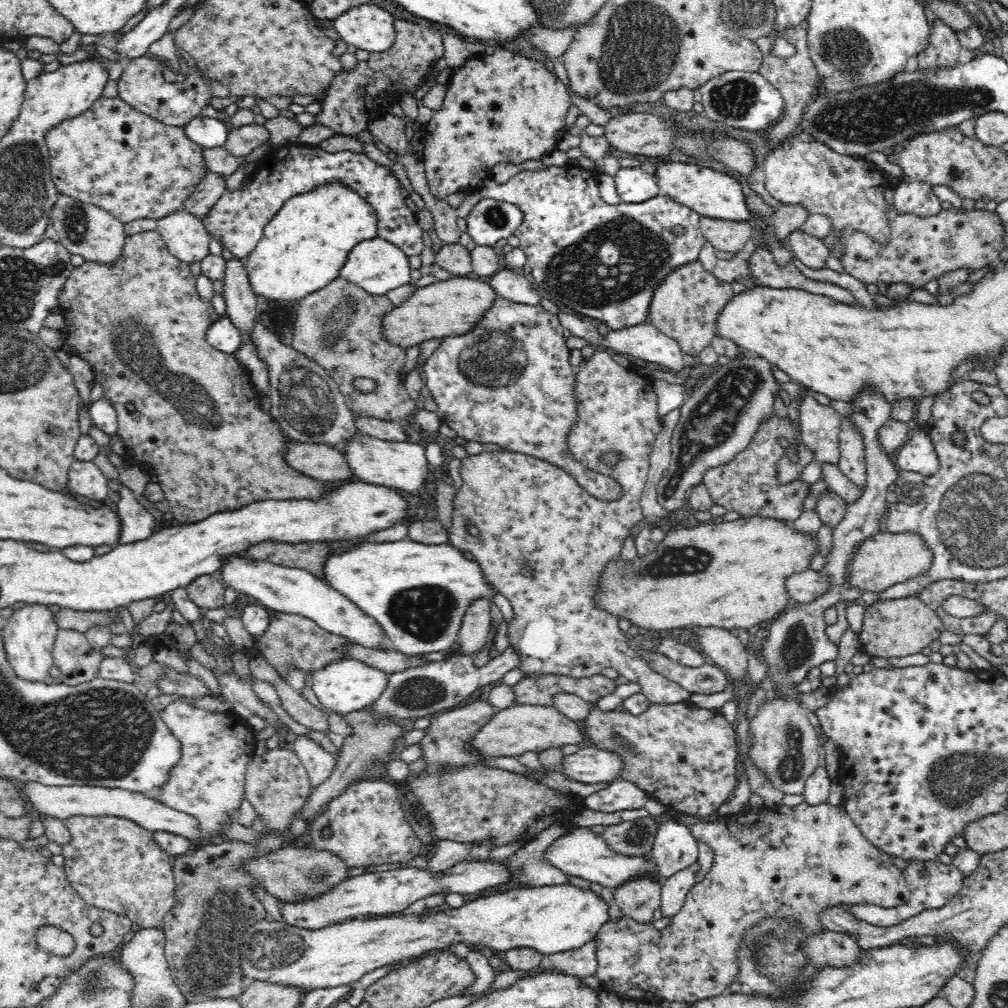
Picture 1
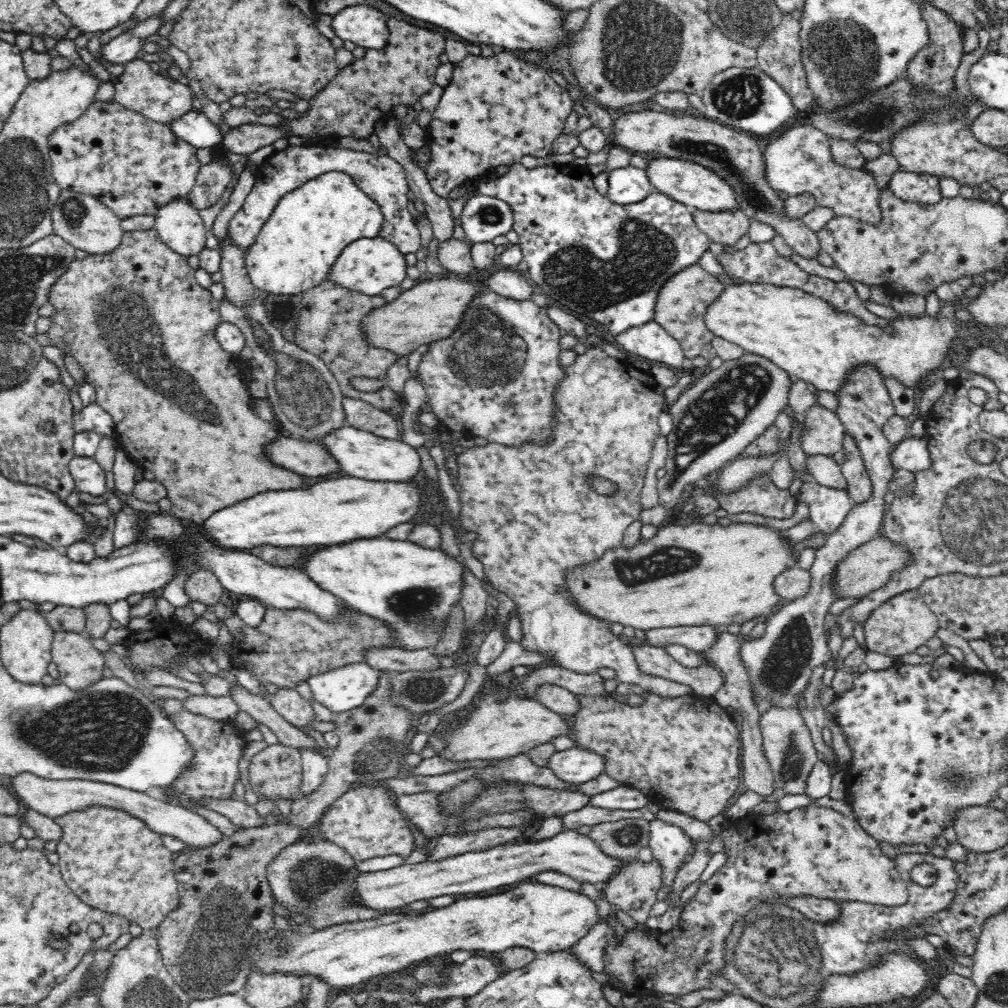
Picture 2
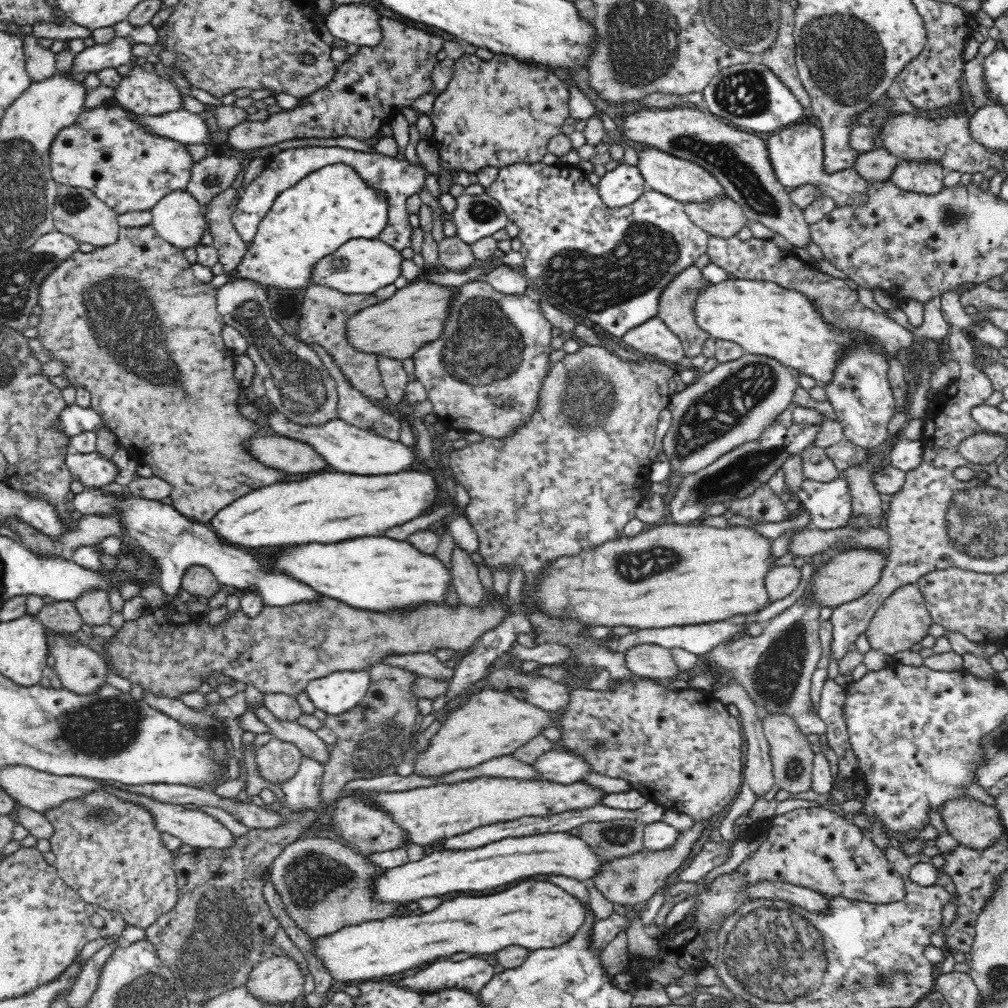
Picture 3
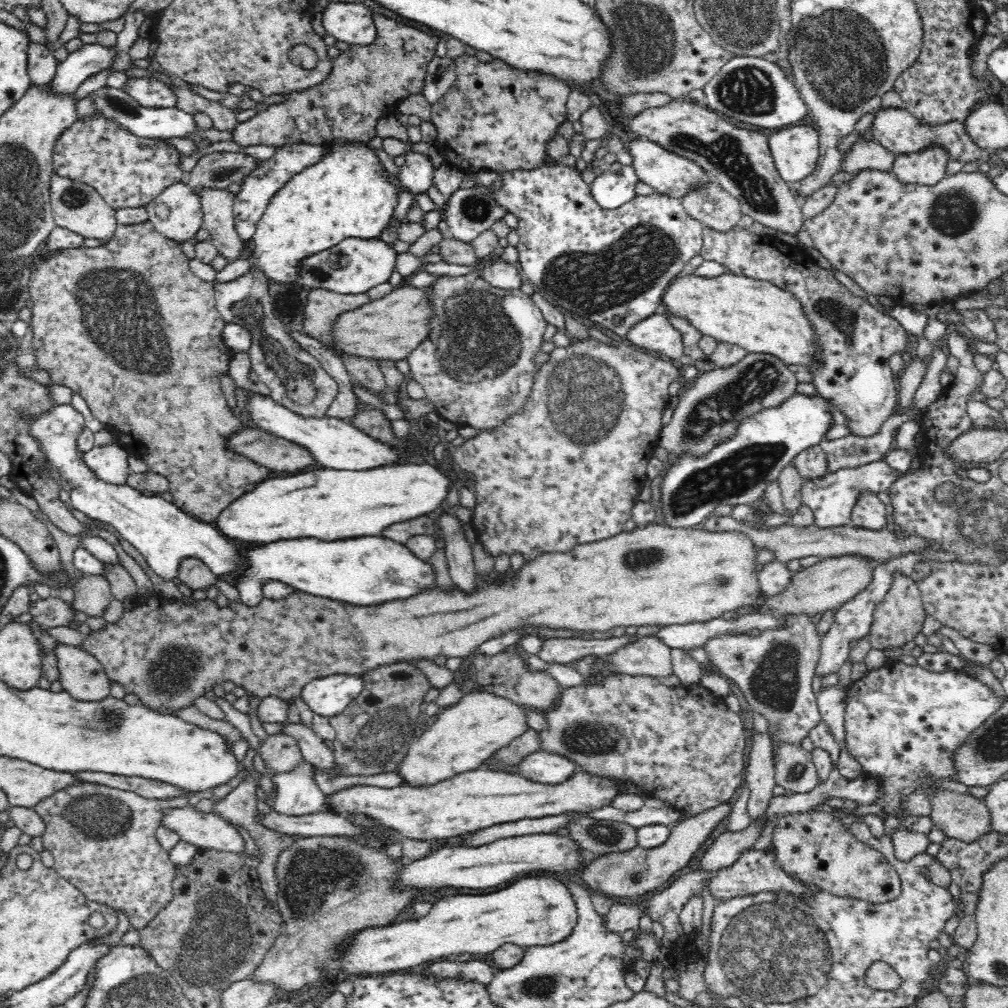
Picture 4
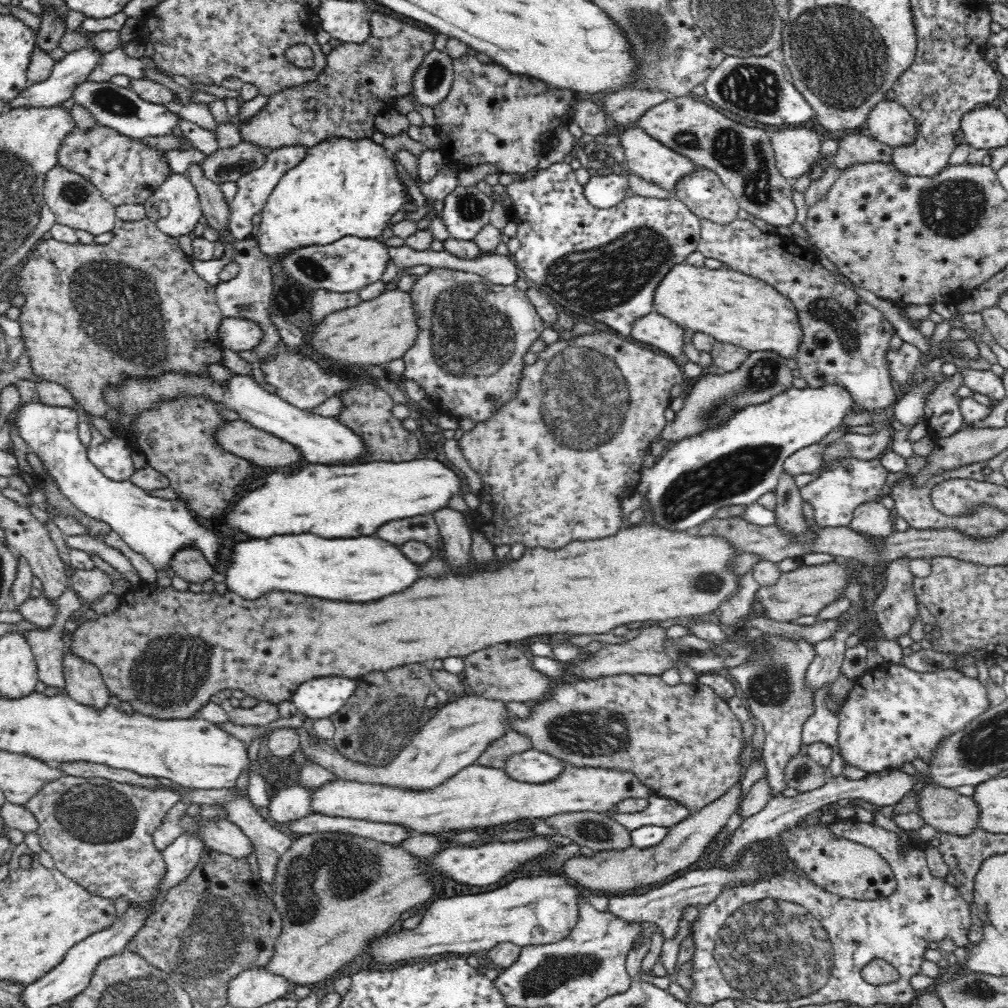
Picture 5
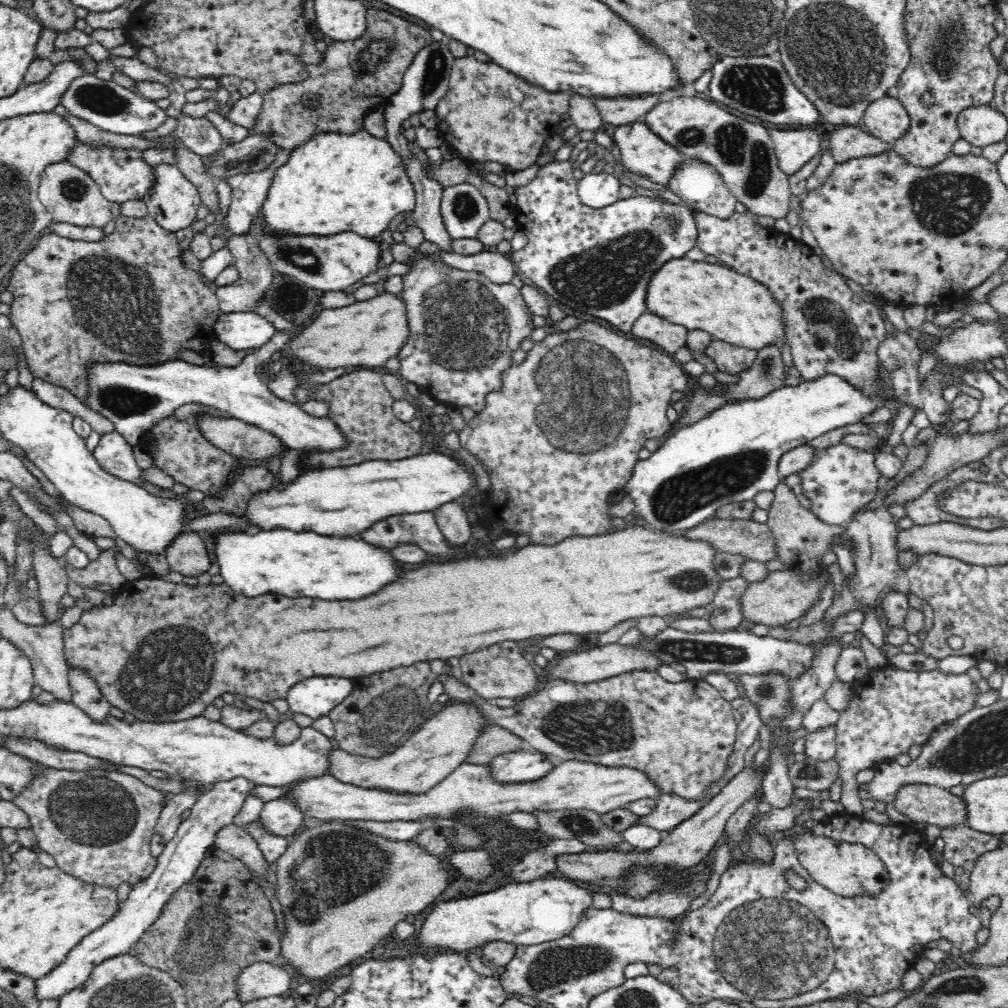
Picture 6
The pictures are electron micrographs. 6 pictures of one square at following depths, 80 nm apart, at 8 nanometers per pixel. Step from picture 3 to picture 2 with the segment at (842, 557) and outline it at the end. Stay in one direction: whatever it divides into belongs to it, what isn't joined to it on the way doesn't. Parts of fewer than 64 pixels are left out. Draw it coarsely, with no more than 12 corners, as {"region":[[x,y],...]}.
{"region":[[884,534],[838,564],[841,598],[866,596],[916,565]]}

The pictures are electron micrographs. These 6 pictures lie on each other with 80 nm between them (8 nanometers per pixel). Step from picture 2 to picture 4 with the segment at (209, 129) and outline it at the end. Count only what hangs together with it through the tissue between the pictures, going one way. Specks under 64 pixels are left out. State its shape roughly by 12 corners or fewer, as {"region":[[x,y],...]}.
{"region":[[122,89],[91,95],[95,110],[142,138],[190,139],[194,115],[146,108]]}

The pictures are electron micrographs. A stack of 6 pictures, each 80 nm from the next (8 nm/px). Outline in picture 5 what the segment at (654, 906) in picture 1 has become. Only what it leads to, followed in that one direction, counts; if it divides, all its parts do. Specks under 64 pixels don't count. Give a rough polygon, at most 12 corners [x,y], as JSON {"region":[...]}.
{"region":[[736,783],[650,848],[597,851],[562,868],[624,895],[700,860],[740,802]]}

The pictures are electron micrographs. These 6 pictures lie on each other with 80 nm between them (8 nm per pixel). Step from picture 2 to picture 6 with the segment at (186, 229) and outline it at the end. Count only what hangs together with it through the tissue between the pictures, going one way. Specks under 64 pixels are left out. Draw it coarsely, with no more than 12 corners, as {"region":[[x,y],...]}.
{"region":[[155,166],[148,215],[175,234],[194,227],[196,186],[177,166]]}

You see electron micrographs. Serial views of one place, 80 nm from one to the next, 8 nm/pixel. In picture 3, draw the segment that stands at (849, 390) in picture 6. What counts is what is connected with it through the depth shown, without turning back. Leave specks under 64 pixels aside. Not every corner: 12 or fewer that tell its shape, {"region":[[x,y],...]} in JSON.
{"region":[[794,403],[748,442],[686,476],[668,519],[698,523],[749,496],[816,441],[823,418]]}

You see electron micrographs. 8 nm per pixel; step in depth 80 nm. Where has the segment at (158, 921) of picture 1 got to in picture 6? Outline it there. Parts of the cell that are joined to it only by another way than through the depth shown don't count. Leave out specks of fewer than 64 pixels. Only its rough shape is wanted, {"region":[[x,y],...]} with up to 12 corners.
{"region":[[47,767],[13,803],[62,872],[132,890],[169,798]]}

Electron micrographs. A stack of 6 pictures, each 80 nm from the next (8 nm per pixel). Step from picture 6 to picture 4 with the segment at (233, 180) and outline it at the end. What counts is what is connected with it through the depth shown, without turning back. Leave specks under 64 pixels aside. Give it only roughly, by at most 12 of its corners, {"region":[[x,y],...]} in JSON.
{"region":[[325,144],[277,147],[235,196],[239,237],[250,243],[272,197],[331,153]]}

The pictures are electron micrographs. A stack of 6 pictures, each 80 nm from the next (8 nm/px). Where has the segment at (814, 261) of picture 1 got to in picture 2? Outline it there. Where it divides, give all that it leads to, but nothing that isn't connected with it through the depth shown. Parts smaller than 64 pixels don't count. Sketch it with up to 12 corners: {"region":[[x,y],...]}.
{"region":[[654,107],[625,113],[611,145],[713,170],[746,217],[796,254],[822,251],[768,185],[755,135]]}

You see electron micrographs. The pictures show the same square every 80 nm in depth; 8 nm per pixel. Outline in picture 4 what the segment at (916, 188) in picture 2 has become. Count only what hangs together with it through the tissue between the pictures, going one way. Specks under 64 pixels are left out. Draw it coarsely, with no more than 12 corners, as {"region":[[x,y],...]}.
{"region":[[948,151],[899,154],[891,172],[904,184],[934,186]]}

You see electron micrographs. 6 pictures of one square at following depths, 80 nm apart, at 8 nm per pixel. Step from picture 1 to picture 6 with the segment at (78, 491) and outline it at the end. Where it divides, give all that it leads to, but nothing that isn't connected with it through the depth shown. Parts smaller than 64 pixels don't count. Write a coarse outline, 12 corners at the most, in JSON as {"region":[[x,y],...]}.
{"region":[[102,435],[92,454],[109,475],[141,485],[155,496],[168,489],[142,483],[133,446],[125,436]]}

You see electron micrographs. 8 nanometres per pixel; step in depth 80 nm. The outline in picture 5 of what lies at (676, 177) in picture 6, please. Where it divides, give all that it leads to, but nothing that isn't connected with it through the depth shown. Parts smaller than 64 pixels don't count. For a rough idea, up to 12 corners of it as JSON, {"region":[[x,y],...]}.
{"region":[[696,169],[674,195],[700,220],[738,218],[736,197],[714,171]]}

